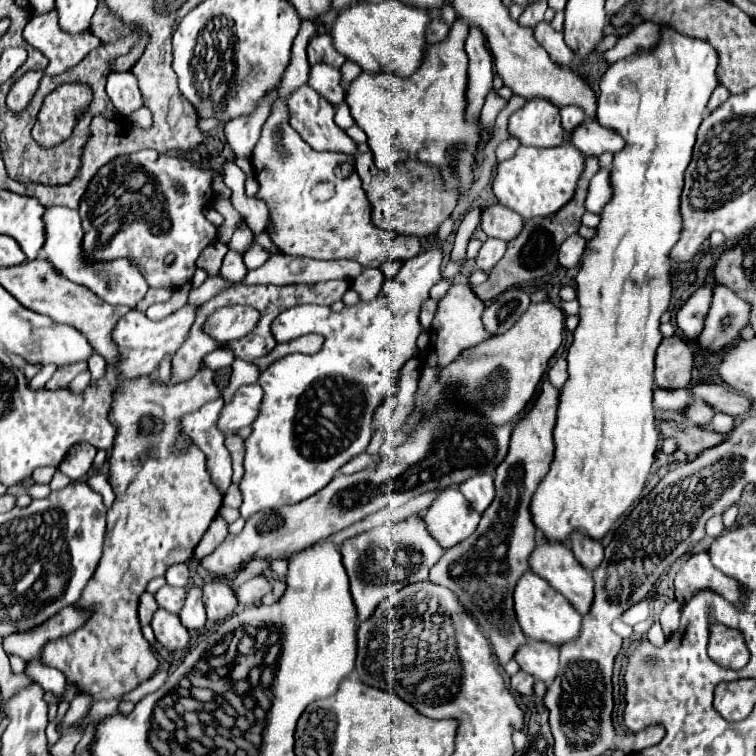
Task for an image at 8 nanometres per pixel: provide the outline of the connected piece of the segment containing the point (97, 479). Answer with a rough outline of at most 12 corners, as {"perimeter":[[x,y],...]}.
{"perimeter":[[95,473],[87,480],[110,508],[115,500],[108,478]]}

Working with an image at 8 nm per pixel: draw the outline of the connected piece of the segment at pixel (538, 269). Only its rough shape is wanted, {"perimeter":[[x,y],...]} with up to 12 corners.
{"perimeter":[[589,157],[577,193],[557,217],[525,221],[505,257],[471,287],[493,301],[511,285],[557,269],[561,243],[581,227]]}

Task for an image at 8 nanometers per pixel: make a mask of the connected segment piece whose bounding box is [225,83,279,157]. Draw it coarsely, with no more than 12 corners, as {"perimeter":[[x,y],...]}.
{"perimeter":[[279,83],[251,115],[225,125],[225,137],[237,157],[251,157],[261,127],[279,97]]}

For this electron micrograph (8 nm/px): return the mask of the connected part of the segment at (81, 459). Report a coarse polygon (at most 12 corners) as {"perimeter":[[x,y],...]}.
{"perimeter":[[78,443],[59,465],[73,481],[87,477],[97,449]]}

